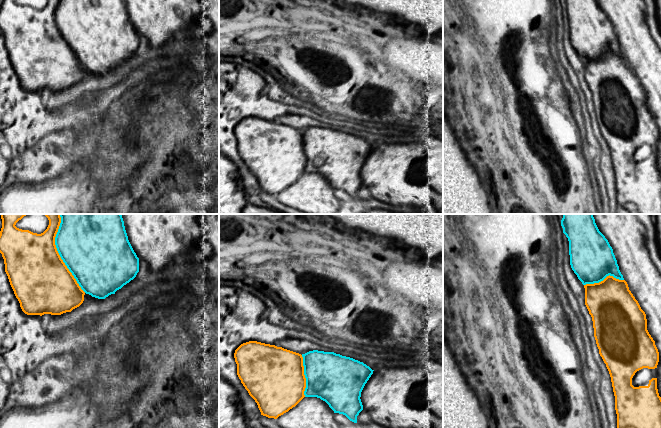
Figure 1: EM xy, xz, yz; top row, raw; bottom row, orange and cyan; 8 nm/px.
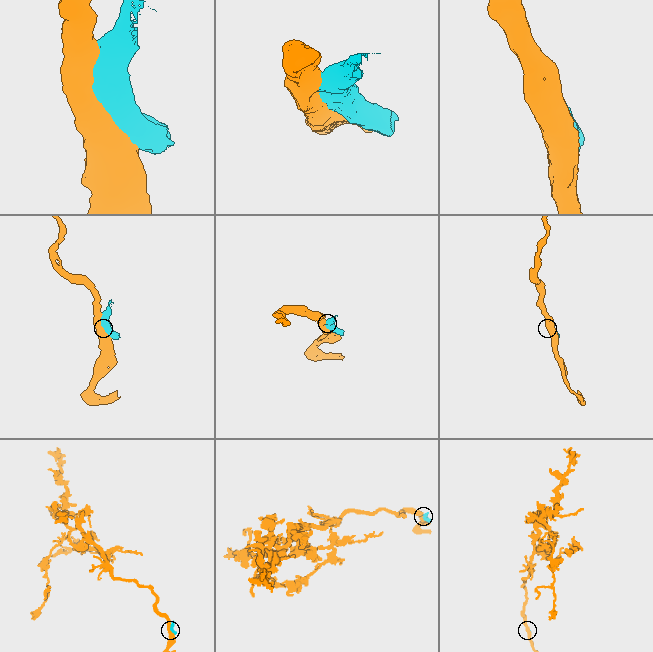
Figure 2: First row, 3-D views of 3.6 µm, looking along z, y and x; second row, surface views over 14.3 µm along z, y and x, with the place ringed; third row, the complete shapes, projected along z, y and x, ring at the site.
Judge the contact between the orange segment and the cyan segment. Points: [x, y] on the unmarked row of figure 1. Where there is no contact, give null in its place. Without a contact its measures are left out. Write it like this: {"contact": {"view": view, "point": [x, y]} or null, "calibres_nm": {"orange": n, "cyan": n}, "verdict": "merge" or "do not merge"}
{"contact": {"view": "xy", "point": [60, 34]}, "calibres_nm": {"orange": 480, "cyan": 440}, "verdict": "do not merge"}

